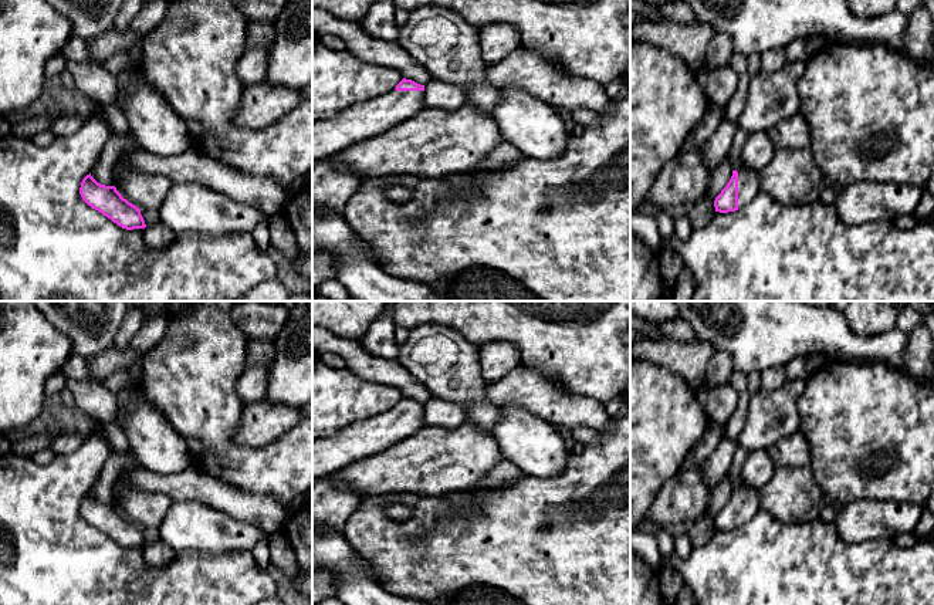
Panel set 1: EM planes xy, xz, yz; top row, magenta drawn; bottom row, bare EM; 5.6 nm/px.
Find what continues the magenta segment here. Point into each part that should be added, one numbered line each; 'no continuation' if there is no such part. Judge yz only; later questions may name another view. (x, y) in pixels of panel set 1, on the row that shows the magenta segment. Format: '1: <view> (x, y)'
1: yz (748, 181)

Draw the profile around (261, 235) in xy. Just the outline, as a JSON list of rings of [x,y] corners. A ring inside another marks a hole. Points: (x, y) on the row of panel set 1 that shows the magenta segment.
[[[261,222],[253,231],[253,239],[257,243],[258,249],[264,253],[267,253],[268,244],[270,244],[270,230],[268,223]]]

